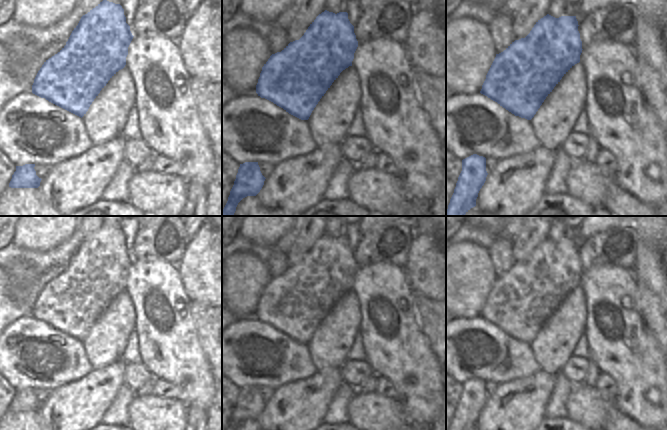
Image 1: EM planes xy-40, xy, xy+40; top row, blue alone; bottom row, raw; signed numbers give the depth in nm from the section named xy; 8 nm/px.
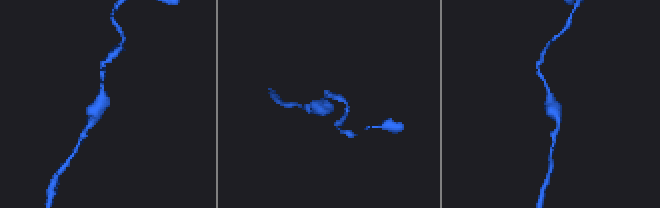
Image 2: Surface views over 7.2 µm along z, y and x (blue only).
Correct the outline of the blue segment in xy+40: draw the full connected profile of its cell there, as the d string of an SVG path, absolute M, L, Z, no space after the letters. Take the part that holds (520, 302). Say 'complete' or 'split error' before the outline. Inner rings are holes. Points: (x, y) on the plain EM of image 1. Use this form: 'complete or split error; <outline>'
complete; M547 238L538 244L525 262L515 264L503 276L496 278L480 317L497 326L515 340L531 344L562 301L580 286L583 273L578 250L576 240L555 242Z

